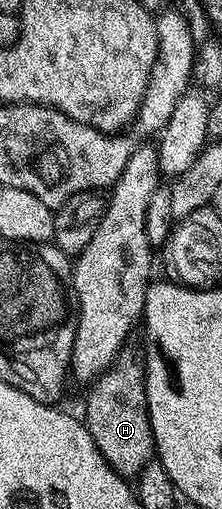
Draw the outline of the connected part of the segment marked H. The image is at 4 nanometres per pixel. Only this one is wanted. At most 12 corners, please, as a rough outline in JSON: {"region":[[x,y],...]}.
{"region":[[125,346],[82,422],[119,475],[153,462],[144,356]]}

